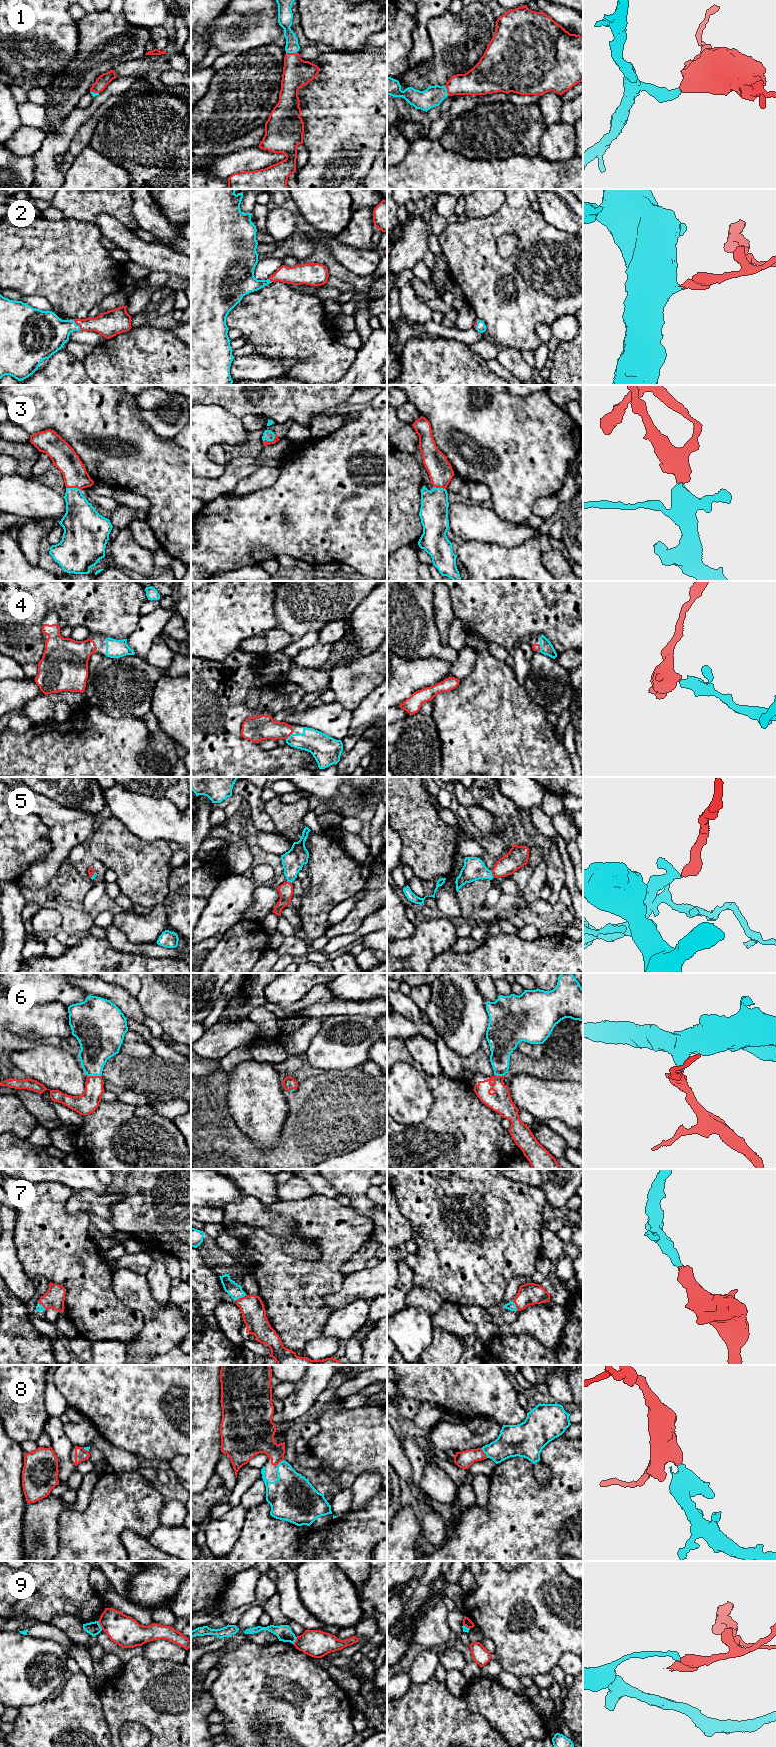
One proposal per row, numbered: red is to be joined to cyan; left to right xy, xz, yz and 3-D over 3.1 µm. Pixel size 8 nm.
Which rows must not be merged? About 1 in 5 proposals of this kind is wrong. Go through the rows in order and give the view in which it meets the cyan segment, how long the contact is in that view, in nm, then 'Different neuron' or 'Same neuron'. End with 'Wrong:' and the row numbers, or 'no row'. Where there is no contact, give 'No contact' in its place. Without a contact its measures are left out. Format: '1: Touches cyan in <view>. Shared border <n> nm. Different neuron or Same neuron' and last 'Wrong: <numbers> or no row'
1: Touches cyan in xz. Shared border 100 nm. Same neuron
2: Touches cyan in xy. Shared border 120 nm. Same neuron
3: Touches cyan in xz. Shared border 120 nm. Same neuron
4: Touches cyan in xz. Shared border 90 nm. Same neuron
5: Touches cyan in yz. Shared border 70 nm. Same neuron
6: Touches cyan in xy. Shared border 120 nm. Same neuron
7: Touches cyan in yz. Shared border 90 nm. Same neuron
8: Touches cyan in yz. Shared border 100 nm. Same neuron
9: Touches cyan in xy. Shared border 80 nm. Different neuron
Wrong: 9

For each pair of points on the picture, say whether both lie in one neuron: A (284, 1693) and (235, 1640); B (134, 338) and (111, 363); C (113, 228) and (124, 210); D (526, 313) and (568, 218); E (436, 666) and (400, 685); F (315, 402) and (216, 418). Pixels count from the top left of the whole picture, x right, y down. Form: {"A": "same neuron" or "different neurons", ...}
{"A": "different neurons", "B": "same neuron", "C": "different neurons", "D": "different neurons", "E": "same neuron", "F": "different neurons"}

